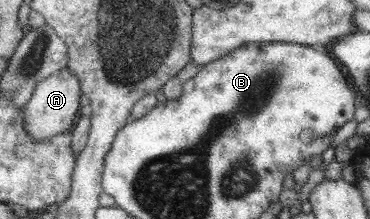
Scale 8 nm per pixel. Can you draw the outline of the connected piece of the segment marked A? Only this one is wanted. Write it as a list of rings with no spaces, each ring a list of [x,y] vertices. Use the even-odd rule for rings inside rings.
[[[66,68],[49,75],[38,81],[33,88],[29,101],[23,106],[23,128],[34,141],[47,140],[55,135],[70,131],[76,118],[75,113],[79,109],[79,95],[82,91],[79,80],[75,74]]]

